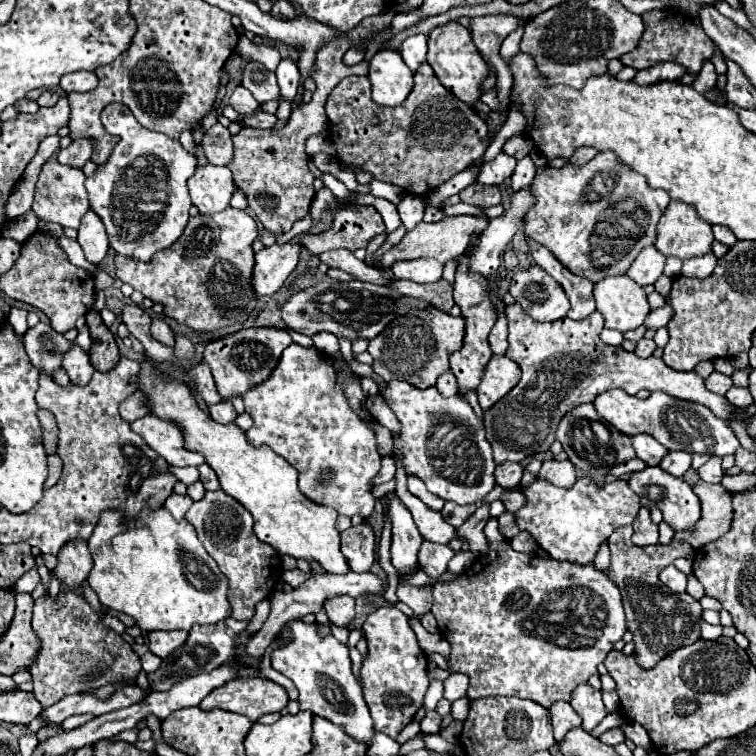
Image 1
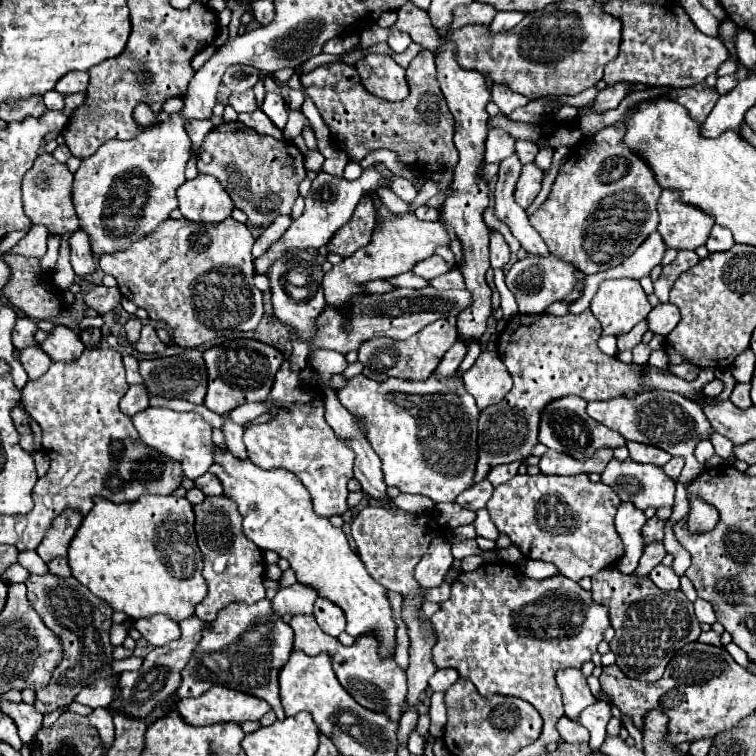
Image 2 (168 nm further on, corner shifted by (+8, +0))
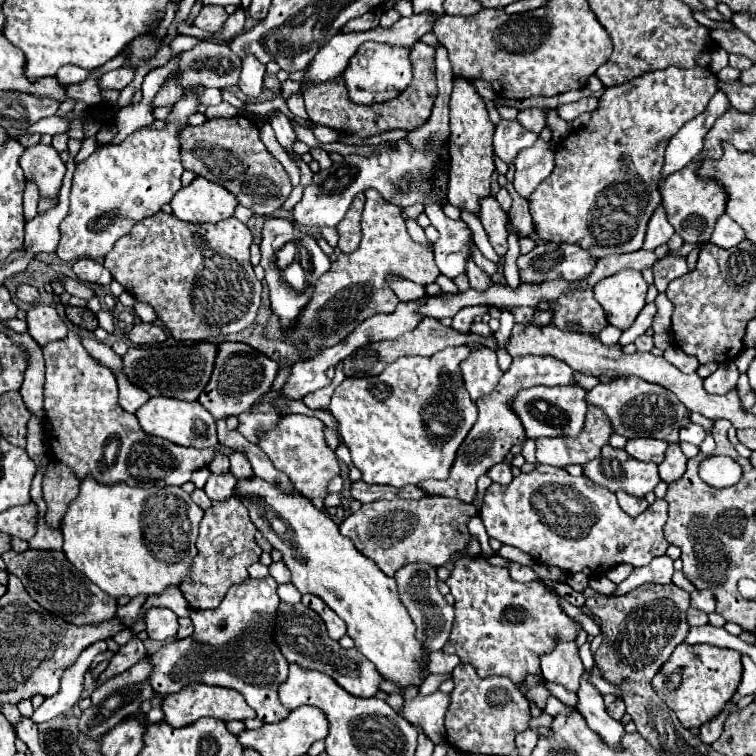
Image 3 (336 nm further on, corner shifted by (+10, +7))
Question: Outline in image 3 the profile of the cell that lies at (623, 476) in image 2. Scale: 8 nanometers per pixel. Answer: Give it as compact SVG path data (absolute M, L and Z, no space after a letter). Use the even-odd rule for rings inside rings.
M606 446L600 458L584 466L584 476L610 492L624 490L636 498L642 498L646 492L654 492L660 482L656 464L638 462L628 456L626 450L616 450L612 446Z

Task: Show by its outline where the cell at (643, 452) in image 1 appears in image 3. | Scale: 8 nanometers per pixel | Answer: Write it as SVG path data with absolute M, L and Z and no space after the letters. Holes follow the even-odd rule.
M634 438L628 440L626 444L626 452L642 462L654 462L660 464L664 460L664 452L666 452L668 444L664 440L654 440L654 438Z

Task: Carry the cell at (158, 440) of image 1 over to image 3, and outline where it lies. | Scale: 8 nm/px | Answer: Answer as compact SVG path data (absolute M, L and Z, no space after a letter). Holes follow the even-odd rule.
M150 398L140 412L136 412L136 418L140 422L140 428L150 434L164 440L170 440L178 446L192 446L192 448L210 448L218 444L216 438L216 424L208 410L200 406L200 402L184 402L176 398Z

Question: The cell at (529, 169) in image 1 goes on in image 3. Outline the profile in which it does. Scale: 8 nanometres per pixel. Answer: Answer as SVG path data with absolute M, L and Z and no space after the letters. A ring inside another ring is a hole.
M502 120L498 124L498 128L496 128L496 134L494 134L494 154L502 162L512 166L516 156L518 156L518 152L522 148L532 146L536 140L538 140L538 134L522 128L516 120L514 122Z

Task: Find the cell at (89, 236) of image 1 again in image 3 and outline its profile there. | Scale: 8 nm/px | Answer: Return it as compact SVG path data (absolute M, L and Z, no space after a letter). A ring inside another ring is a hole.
M78 258L74 264L72 264L72 270L76 272L76 276L84 282L96 282L96 284L102 284L102 286L108 286L112 276L110 272L98 262L98 260L92 260L92 258Z

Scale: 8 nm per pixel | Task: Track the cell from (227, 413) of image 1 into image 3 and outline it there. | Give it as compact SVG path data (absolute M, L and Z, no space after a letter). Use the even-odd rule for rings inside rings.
M242 452L230 454L230 472L236 478L250 478L252 476L252 466L250 466L246 454L242 454Z

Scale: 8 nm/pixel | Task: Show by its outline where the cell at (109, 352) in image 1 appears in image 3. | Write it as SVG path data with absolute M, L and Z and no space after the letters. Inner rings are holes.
M68 306L66 308L66 316L72 324L80 326L80 328L86 328L86 330L96 330L98 328L98 320L96 316L88 310L88 308L74 308L74 306Z

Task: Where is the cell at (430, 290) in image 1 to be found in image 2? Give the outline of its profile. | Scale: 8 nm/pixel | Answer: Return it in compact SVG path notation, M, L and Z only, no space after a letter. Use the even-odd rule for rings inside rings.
M454 269L446 275L436 277L434 281L430 281L430 285L436 289L464 289L464 279L462 279L462 273L458 273L458 269Z

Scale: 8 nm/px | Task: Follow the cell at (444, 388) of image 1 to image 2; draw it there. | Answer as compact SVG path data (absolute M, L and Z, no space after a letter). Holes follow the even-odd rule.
M458 337L456 339L456 343L448 349L448 353L444 355L444 359L440 361L440 365L438 365L438 373L440 375L452 375L458 367L460 367L460 363L462 363L462 359L466 357L466 351L468 351L468 347L466 347L466 343L462 343L462 339Z

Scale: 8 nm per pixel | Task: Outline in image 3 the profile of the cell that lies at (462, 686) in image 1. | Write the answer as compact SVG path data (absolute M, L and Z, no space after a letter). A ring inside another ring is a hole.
M432 652L430 654L430 662L428 662L428 672L430 674L452 674L452 670L460 664L460 658L454 654L444 654L440 652Z

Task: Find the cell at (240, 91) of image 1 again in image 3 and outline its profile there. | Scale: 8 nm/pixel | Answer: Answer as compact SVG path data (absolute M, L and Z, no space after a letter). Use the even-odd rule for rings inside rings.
M246 56L242 60L242 74L240 74L240 90L246 94L246 104L254 102L262 92L262 78L264 78L264 64L260 64L254 56Z

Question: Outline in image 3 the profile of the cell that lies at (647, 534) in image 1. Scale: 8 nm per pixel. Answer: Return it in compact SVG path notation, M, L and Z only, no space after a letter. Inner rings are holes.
M616 492L616 496L618 496L620 508L630 516L638 516L648 508L648 502L644 498L634 498L634 496L626 494L626 492Z

